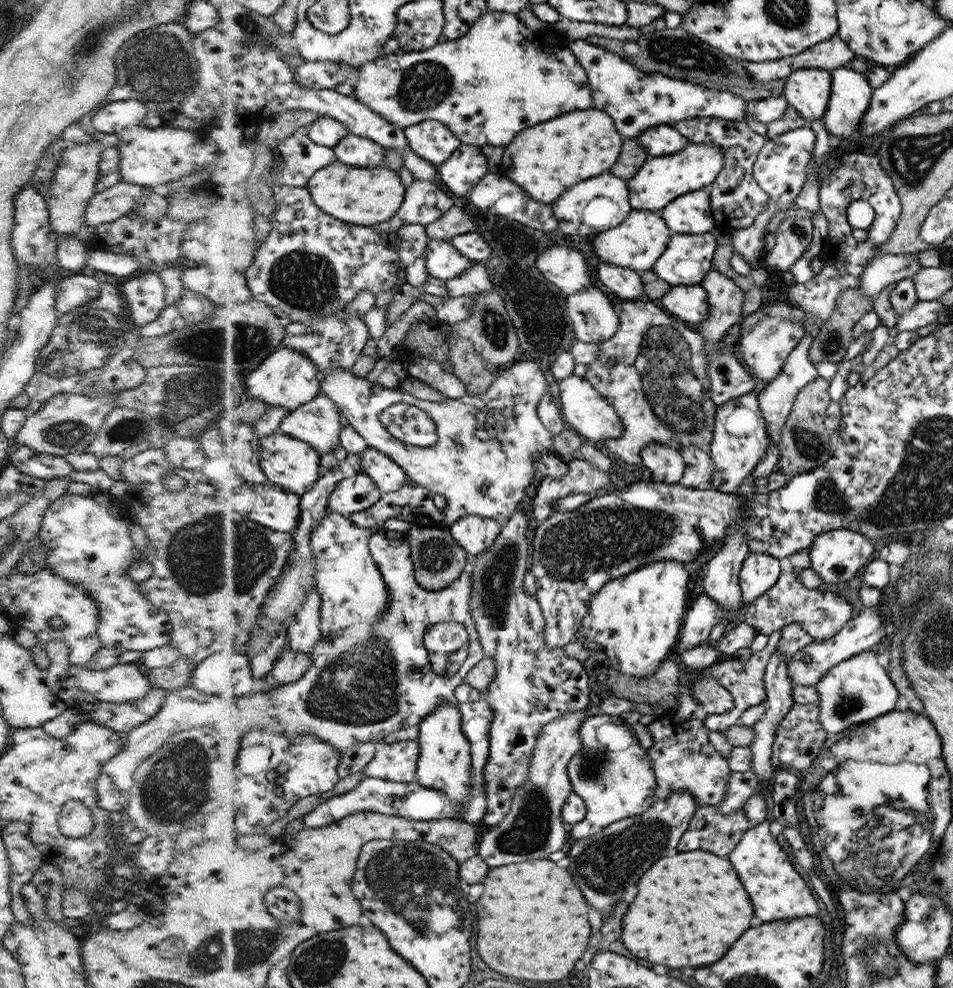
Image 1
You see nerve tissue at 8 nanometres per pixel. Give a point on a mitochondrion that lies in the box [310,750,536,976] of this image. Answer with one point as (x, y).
(415, 884)

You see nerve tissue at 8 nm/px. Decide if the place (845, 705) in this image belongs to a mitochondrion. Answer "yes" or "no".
yes

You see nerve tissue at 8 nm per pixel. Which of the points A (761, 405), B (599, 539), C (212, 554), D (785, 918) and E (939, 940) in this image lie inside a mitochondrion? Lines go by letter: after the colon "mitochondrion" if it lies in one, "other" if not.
A: other
B: mitochondrion
C: mitochondrion
D: other
E: other

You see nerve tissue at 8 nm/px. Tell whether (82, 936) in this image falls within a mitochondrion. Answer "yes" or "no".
no

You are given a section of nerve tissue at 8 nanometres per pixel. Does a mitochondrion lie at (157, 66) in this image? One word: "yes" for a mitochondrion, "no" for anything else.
yes

